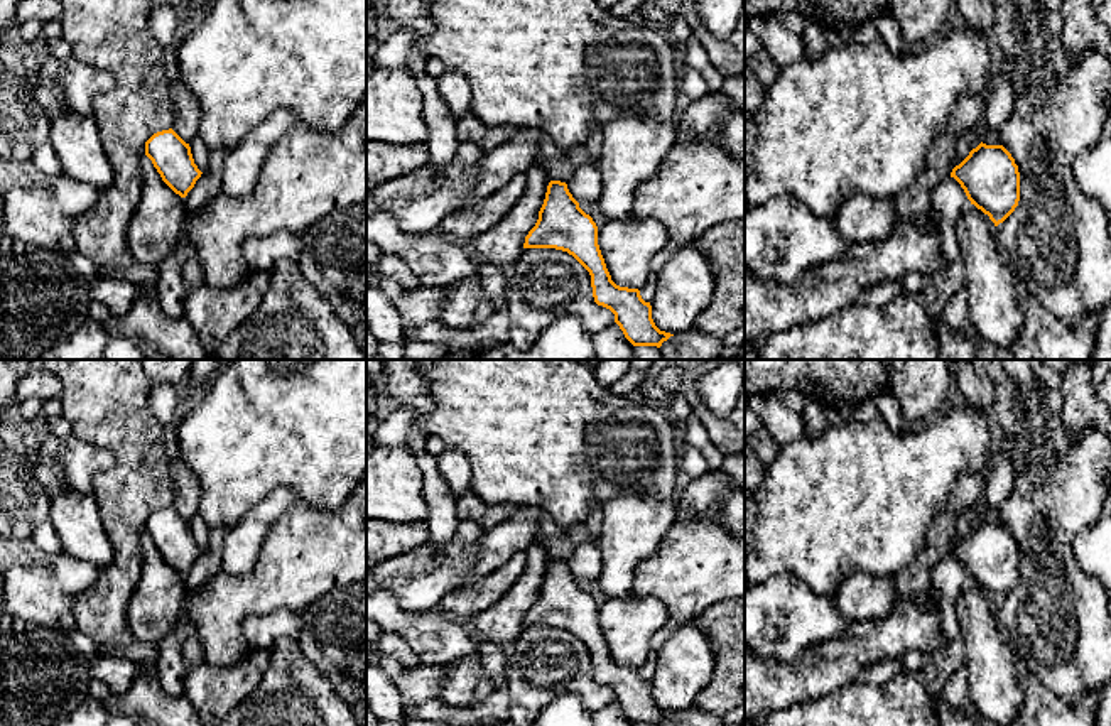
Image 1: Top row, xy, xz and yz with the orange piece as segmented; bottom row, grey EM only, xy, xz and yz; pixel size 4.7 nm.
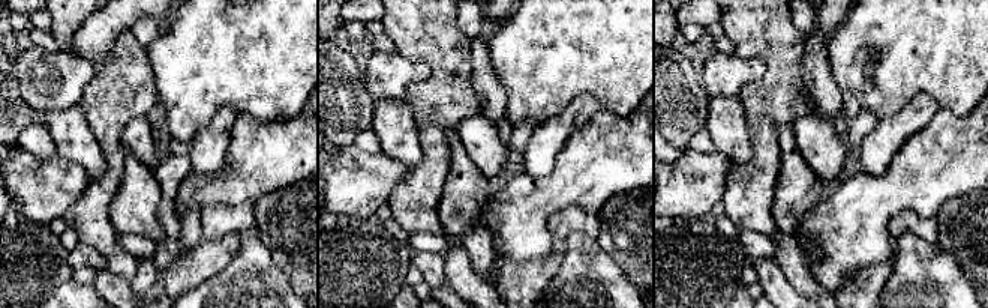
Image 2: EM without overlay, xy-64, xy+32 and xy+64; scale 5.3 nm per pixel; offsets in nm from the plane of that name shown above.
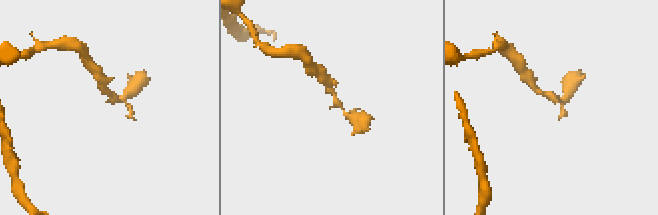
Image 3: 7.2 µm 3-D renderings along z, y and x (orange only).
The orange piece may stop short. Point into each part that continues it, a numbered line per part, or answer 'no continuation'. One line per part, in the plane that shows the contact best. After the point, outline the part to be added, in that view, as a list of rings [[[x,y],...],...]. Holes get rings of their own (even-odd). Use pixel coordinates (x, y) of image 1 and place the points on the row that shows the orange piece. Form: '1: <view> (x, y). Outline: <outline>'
no continuation

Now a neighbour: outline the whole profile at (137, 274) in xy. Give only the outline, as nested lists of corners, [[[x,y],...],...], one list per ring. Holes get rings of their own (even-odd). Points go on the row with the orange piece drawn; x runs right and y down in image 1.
[[[133,262],[130,267],[96,267],[98,279],[115,279],[122,282],[128,282],[133,285],[154,284],[157,282],[155,265]]]

